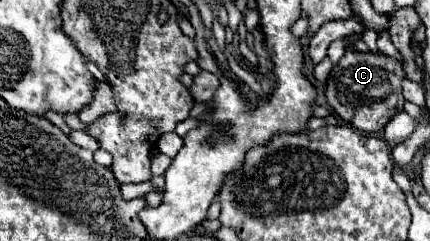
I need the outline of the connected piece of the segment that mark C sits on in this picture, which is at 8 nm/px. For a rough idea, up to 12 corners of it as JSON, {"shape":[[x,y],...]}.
{"shape":[[354,50],[328,76],[326,100],[360,132],[404,106],[396,58]]}

